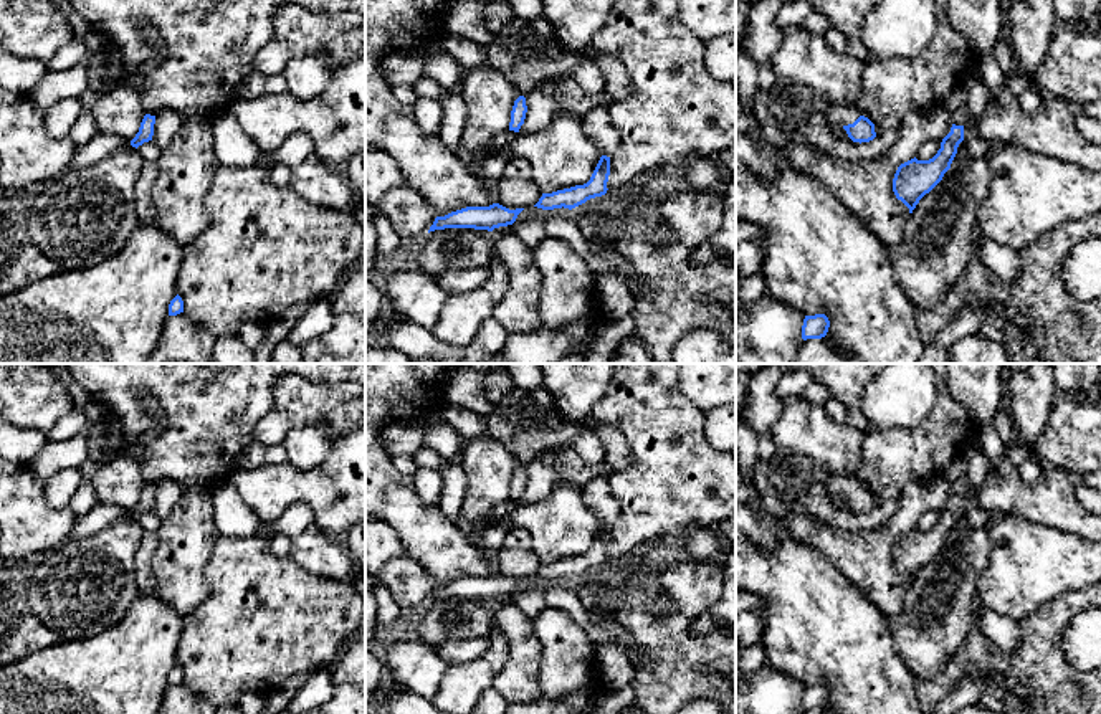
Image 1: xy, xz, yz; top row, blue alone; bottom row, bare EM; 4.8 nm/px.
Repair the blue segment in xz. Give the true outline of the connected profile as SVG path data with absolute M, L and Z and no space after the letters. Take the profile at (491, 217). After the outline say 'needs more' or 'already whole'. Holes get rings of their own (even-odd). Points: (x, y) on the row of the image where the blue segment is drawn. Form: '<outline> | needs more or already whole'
M493 203L489 207L466 207L445 217L436 217L428 233L445 228L493 231L494 228L512 225L522 210L524 208L509 210L499 203Z | already whole

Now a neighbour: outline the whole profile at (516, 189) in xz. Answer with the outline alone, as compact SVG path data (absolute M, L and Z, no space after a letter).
M521 157L511 159L501 180L493 185L494 203L509 210L534 207L541 197L531 167Z

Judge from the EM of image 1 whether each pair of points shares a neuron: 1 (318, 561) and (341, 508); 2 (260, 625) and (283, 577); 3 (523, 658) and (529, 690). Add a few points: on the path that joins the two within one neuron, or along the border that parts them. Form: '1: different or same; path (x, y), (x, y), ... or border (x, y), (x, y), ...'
1: different; border (313, 523), (343, 541)
2: same; path (270, 614), (278, 589)
3: same; path (523, 666), (523, 681)

